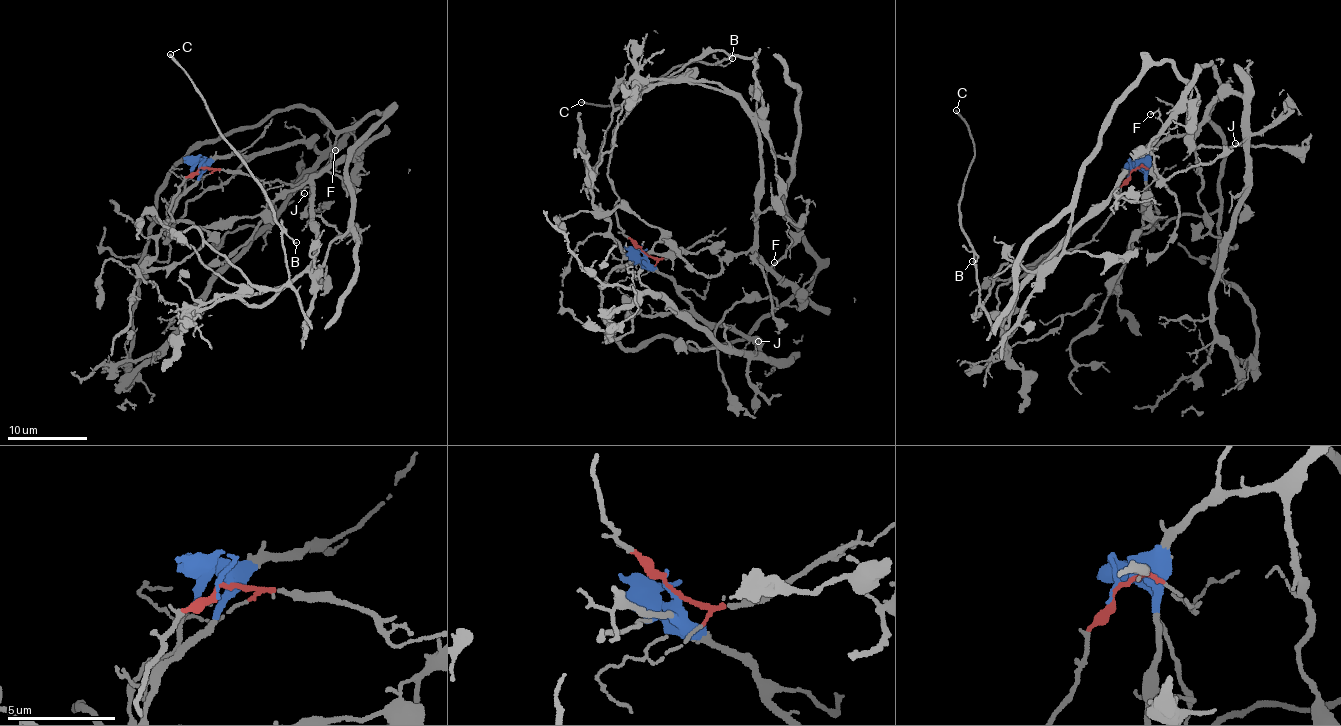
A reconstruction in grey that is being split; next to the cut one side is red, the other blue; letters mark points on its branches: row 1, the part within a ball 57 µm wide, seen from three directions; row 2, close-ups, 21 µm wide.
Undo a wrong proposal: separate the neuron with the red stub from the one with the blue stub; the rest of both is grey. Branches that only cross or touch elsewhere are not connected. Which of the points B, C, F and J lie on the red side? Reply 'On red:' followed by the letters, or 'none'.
On red: B, C

